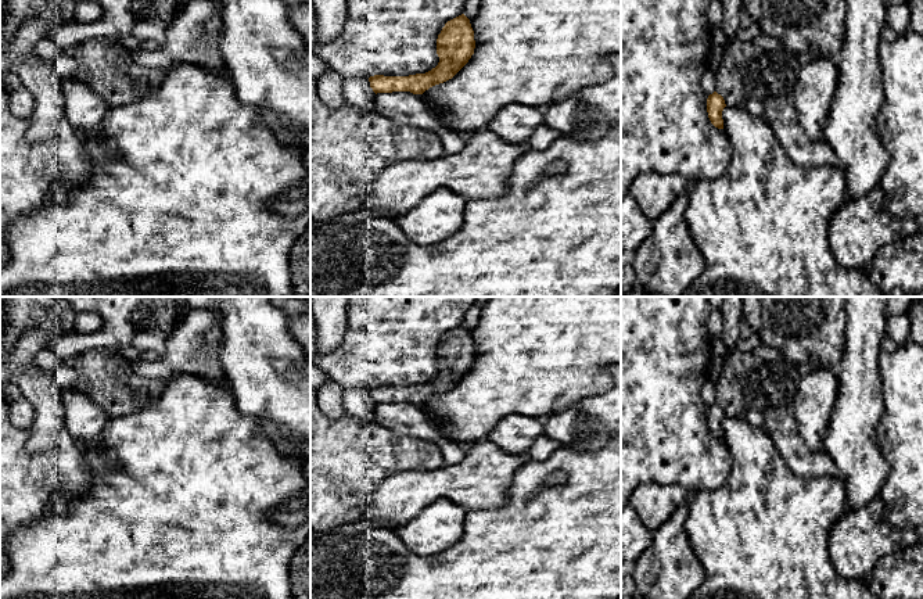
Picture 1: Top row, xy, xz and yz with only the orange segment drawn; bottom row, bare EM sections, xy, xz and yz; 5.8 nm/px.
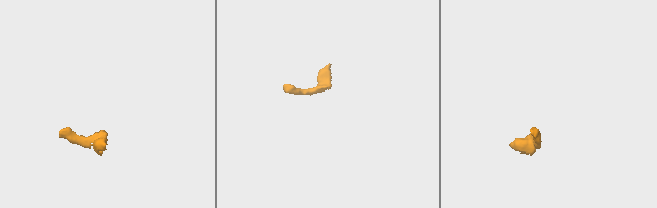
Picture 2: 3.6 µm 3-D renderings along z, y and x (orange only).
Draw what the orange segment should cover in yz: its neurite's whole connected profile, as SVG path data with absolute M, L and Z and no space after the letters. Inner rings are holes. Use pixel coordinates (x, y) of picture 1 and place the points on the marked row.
M729 39L715 72L715 92L707 98L711 123L723 129L725 107L741 108L750 98L793 96L800 61L786 50L765 51L753 42Z

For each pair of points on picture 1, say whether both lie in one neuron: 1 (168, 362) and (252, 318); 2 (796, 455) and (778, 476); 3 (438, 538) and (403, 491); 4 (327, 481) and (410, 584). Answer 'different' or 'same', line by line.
1: different
2: different
3: different
4: different

